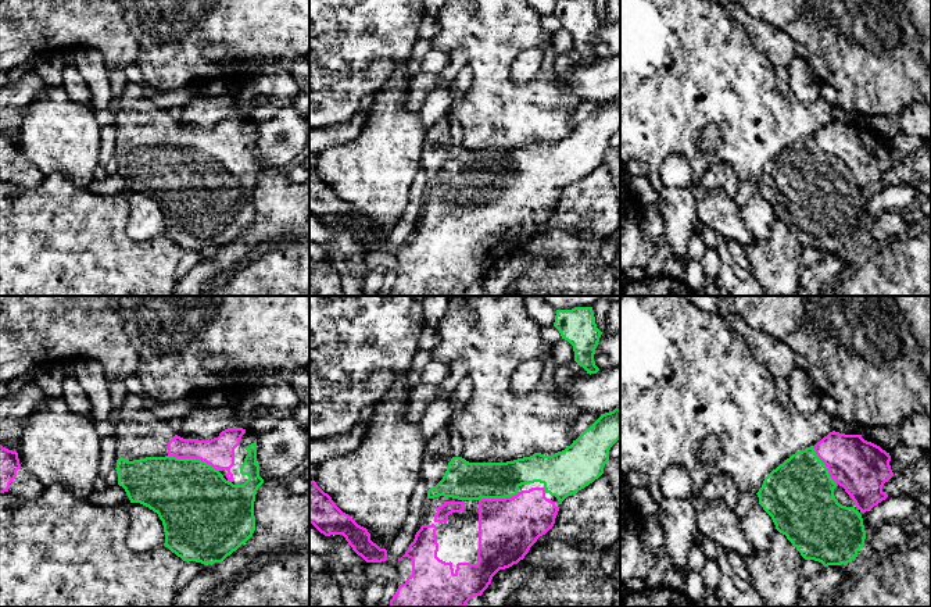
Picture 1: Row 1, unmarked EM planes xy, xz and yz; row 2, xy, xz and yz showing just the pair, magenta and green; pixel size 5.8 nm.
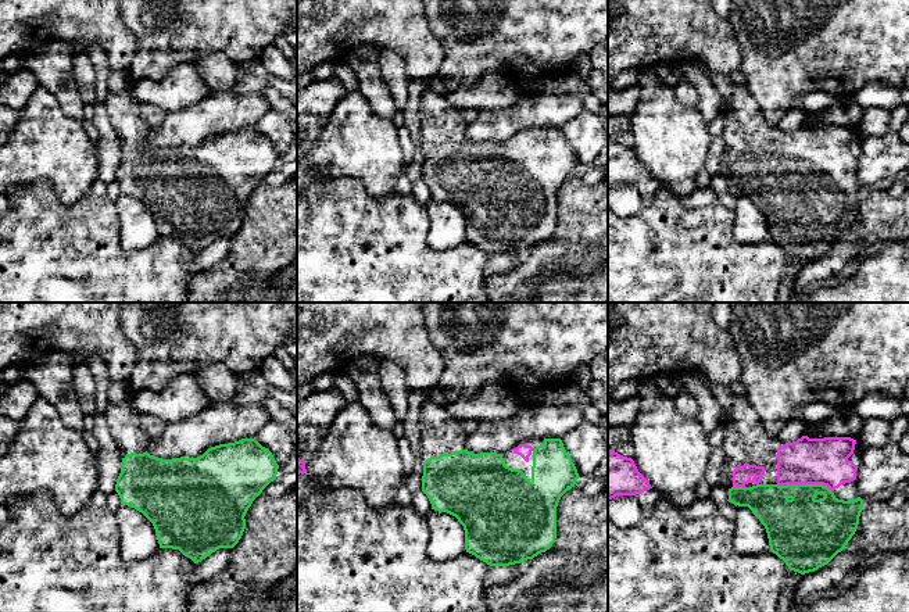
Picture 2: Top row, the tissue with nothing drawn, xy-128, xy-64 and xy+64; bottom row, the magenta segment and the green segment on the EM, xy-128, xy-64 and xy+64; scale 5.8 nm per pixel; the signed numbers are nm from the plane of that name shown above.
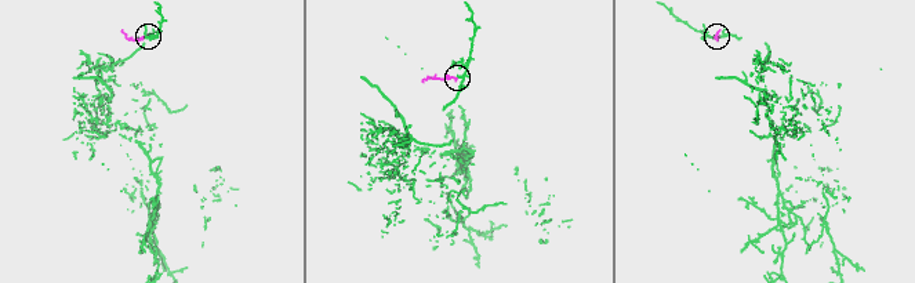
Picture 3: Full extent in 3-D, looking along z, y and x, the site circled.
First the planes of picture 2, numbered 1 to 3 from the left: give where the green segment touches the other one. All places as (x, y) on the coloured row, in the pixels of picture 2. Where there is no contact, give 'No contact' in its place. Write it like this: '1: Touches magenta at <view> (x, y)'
1: No contact
2: No contact
3: Touches magenta at xy+64 (805, 483)

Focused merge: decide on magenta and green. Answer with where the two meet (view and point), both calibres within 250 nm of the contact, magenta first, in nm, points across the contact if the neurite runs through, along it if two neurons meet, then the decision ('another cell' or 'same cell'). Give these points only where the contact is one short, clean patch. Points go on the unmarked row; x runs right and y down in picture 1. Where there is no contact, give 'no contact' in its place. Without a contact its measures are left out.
contact xy (193, 146); calibres 180 and 440 nm; same cell

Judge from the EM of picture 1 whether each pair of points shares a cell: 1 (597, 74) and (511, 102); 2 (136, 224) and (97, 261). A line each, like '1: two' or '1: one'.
1: two
2: two

